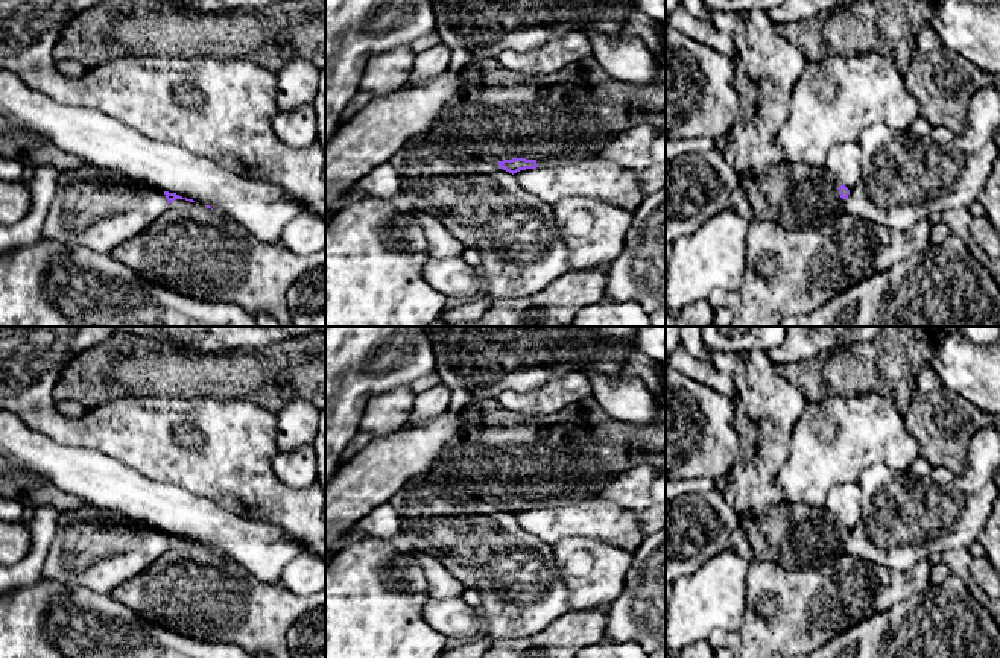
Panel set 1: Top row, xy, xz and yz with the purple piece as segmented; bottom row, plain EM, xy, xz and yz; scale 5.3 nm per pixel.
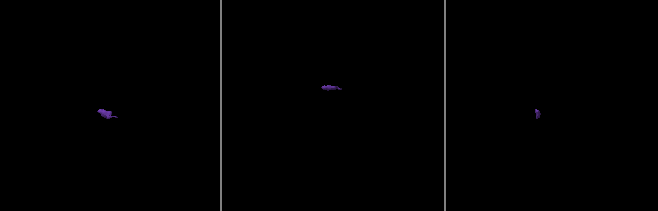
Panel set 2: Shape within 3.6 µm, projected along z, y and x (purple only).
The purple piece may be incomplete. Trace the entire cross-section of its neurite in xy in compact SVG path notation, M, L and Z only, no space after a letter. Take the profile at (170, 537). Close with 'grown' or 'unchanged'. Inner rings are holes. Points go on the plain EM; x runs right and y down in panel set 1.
M164 532L167 549L144 571L117 585L111 596L143 618L176 634L211 643L229 643L251 655L290 658L287 632L312 609L325 606L325 588L298 596L281 584L257 580L236 561L210 546Z; grown

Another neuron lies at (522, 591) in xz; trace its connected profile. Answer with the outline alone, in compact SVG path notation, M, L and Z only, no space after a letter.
M433 471L412 477L388 503L401 518L401 535L416 552L438 558L464 588L480 593L482 635L494 643L530 637L571 611L553 546L523 530L498 505L470 497Z

